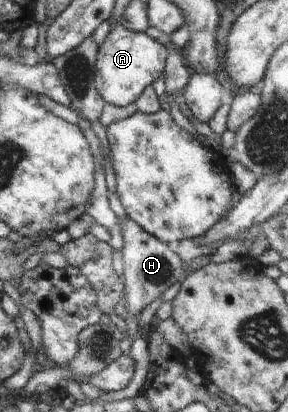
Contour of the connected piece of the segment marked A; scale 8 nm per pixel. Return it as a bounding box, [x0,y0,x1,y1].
[93,22,169,106]

